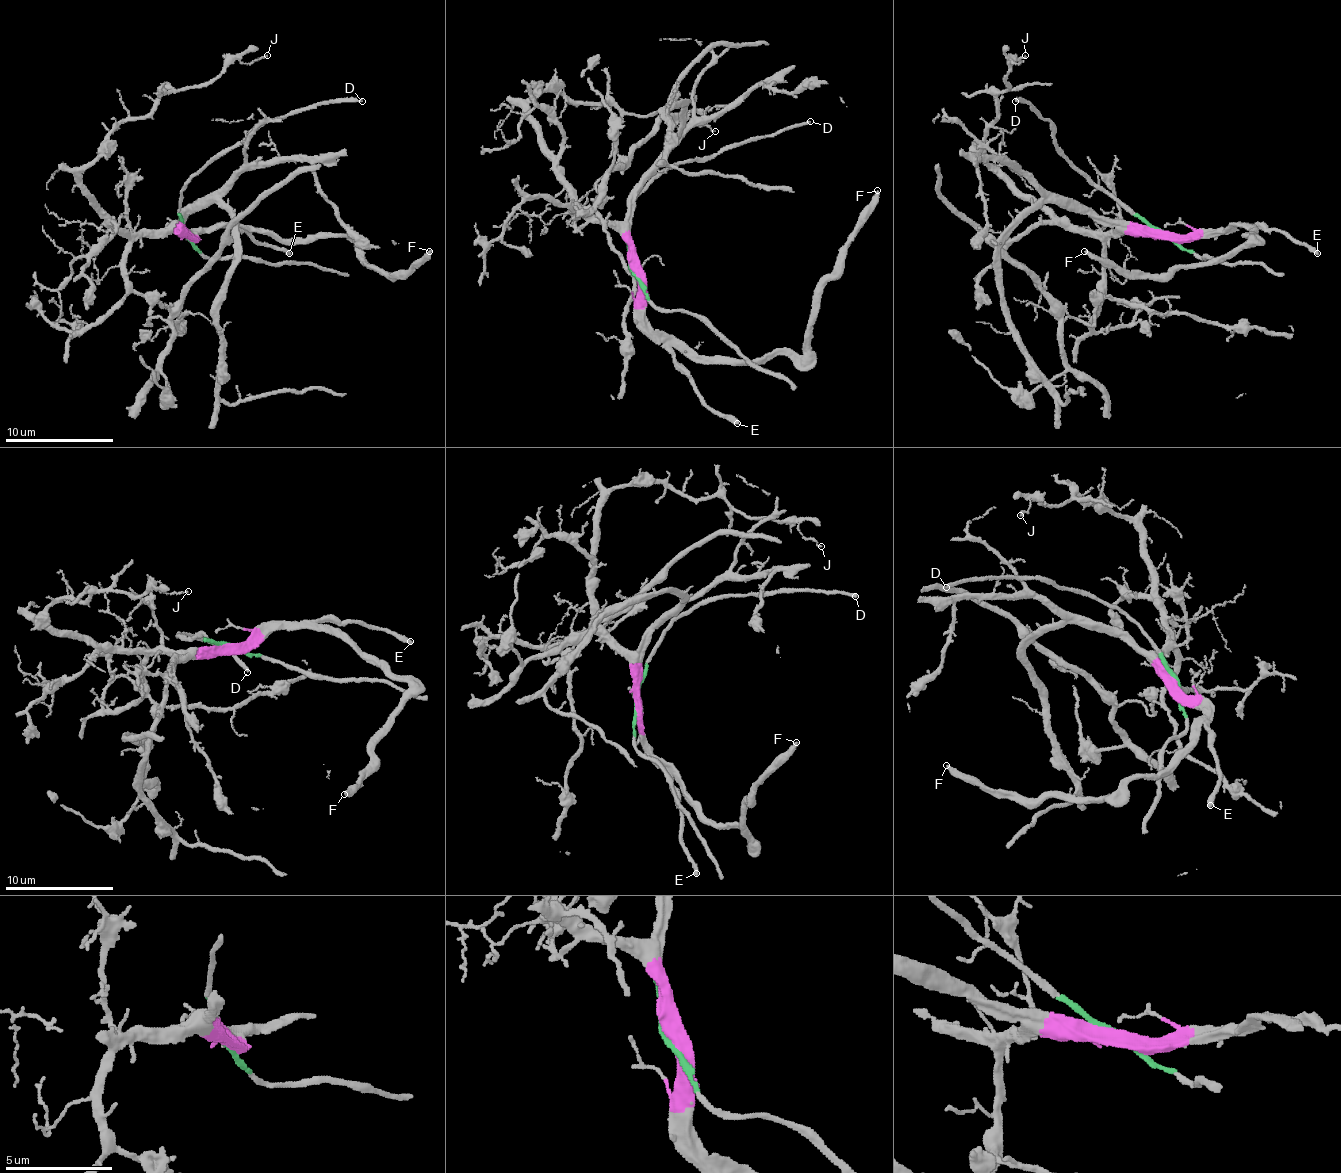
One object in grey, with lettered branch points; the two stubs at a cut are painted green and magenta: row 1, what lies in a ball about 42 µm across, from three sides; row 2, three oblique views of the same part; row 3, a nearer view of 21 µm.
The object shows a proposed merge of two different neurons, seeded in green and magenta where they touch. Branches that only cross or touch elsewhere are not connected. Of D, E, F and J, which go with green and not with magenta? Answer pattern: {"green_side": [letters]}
{"green_side": ["D"]}

